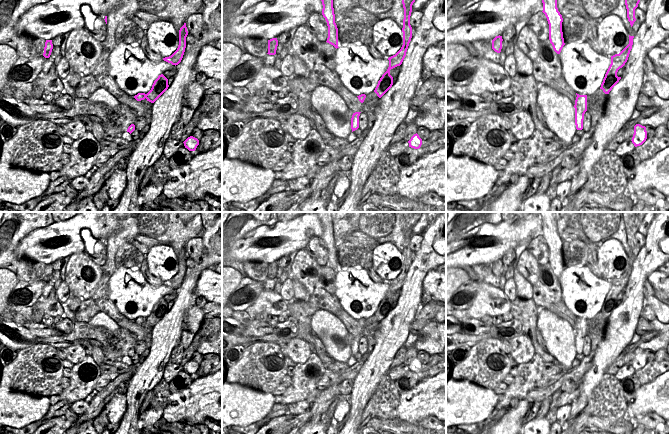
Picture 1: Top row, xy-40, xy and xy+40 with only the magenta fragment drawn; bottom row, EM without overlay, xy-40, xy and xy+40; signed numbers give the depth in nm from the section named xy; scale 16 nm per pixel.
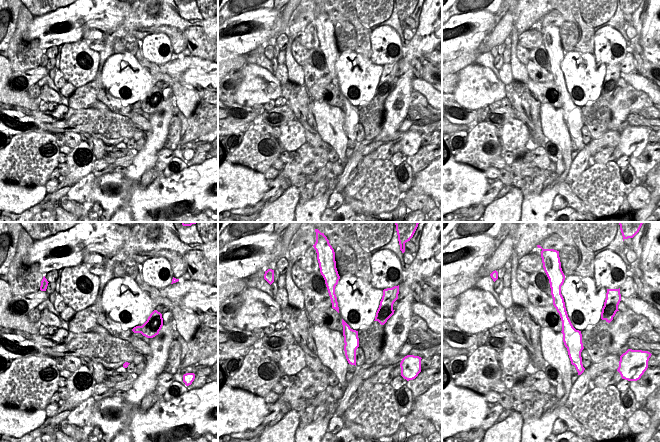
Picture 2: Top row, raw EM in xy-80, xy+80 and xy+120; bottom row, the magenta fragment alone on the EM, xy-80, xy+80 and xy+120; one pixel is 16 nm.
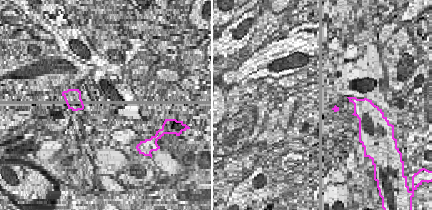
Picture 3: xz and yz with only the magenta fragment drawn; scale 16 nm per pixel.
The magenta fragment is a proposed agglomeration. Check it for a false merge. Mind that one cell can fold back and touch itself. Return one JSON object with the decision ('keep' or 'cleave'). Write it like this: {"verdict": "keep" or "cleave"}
{"verdict": "cleave"}

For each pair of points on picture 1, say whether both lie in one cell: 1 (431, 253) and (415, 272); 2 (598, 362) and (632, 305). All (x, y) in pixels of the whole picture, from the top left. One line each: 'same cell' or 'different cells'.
1: same cell
2: same cell

